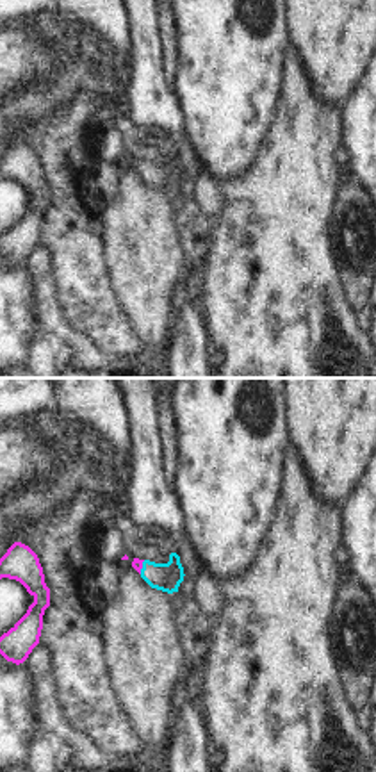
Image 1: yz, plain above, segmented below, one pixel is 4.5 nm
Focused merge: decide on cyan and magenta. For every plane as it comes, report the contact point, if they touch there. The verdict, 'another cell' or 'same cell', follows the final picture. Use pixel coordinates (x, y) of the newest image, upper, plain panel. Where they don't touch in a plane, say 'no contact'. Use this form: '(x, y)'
(143, 168)

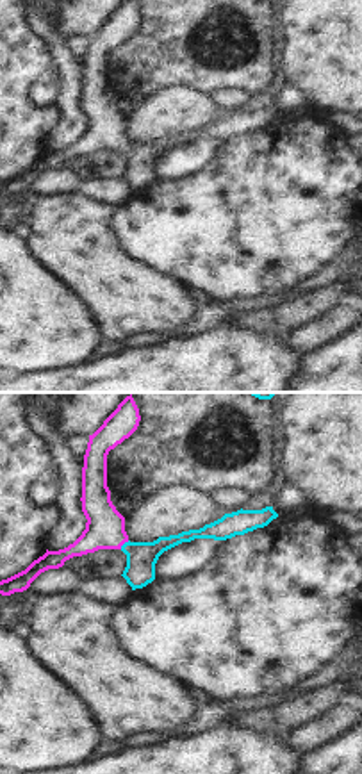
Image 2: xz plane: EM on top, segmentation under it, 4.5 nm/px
(123, 145)

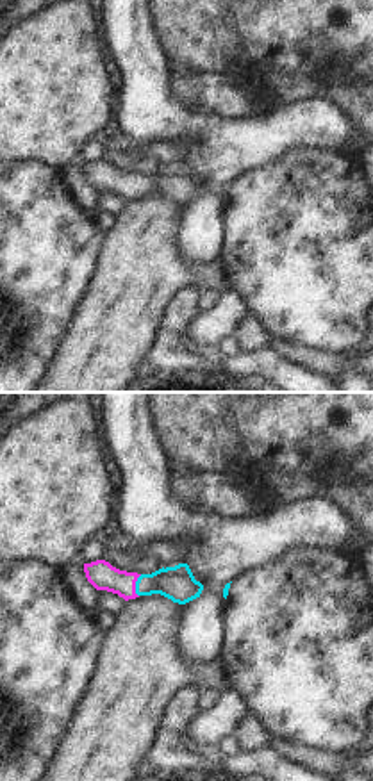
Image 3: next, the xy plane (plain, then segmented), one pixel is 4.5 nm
(136, 186)

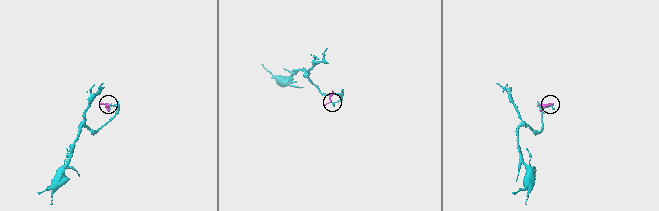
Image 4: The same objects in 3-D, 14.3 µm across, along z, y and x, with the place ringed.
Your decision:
same cell

